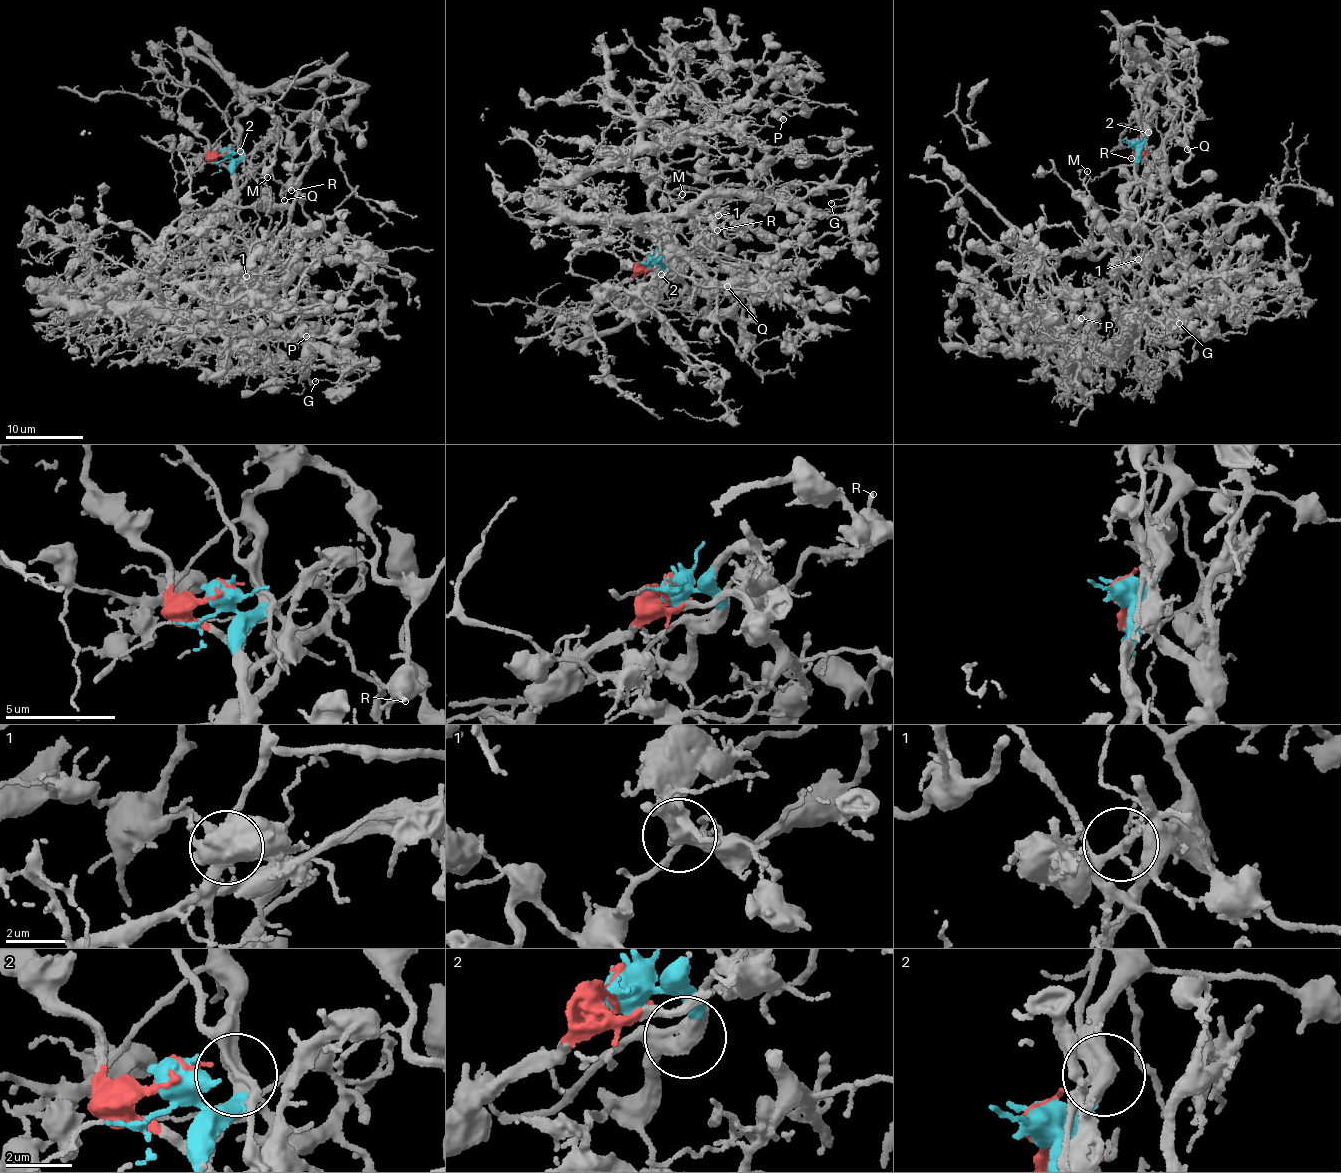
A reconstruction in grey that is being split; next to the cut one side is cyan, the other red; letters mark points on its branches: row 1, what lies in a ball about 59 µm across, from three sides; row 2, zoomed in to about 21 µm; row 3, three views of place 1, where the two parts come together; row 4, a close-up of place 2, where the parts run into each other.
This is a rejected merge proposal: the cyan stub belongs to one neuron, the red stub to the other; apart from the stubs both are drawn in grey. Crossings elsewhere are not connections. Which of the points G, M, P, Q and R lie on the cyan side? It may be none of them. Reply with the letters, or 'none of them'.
M, R

